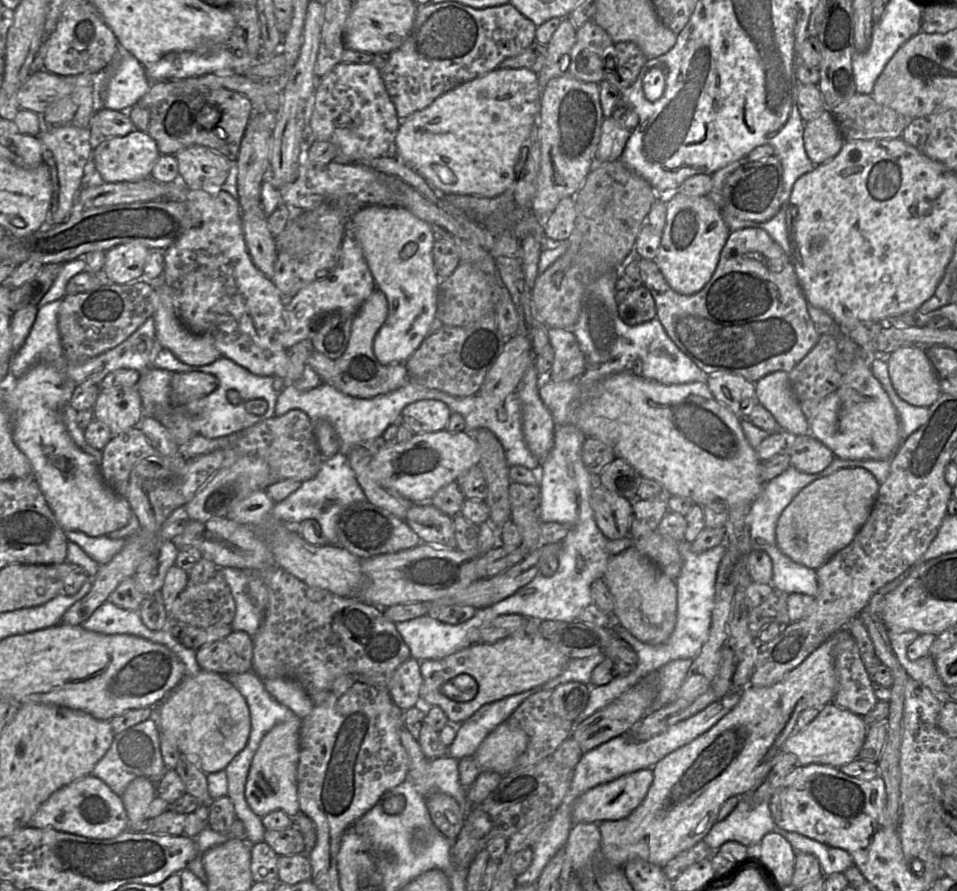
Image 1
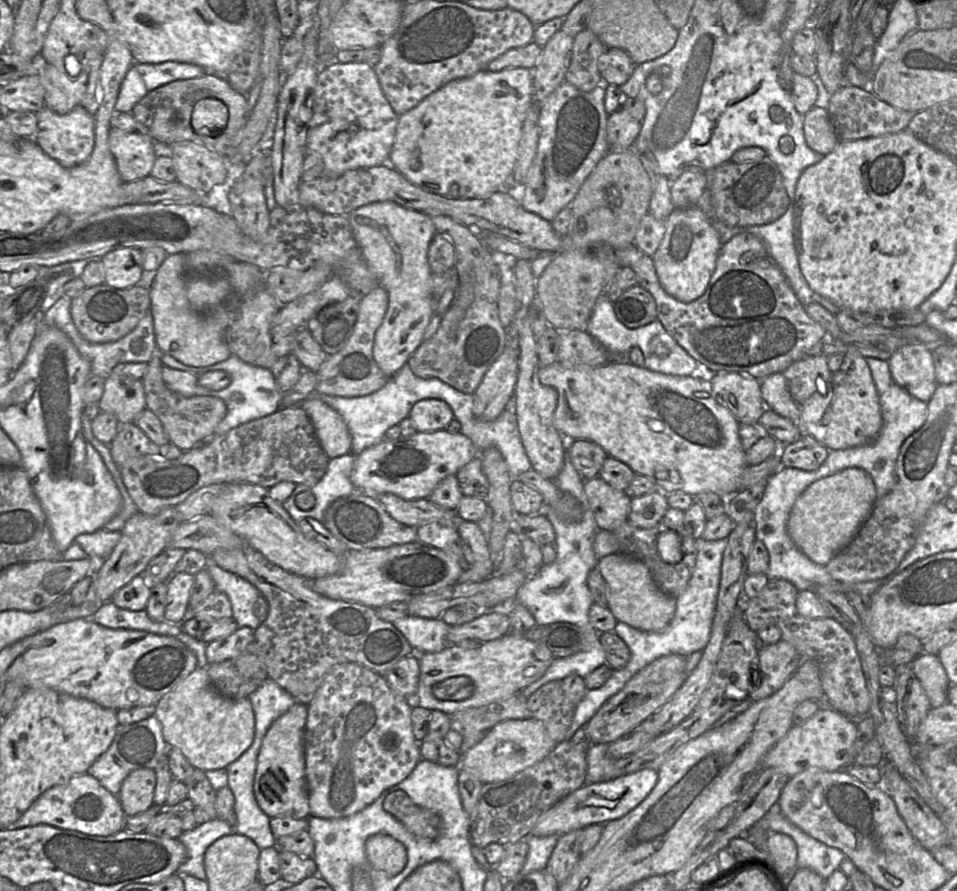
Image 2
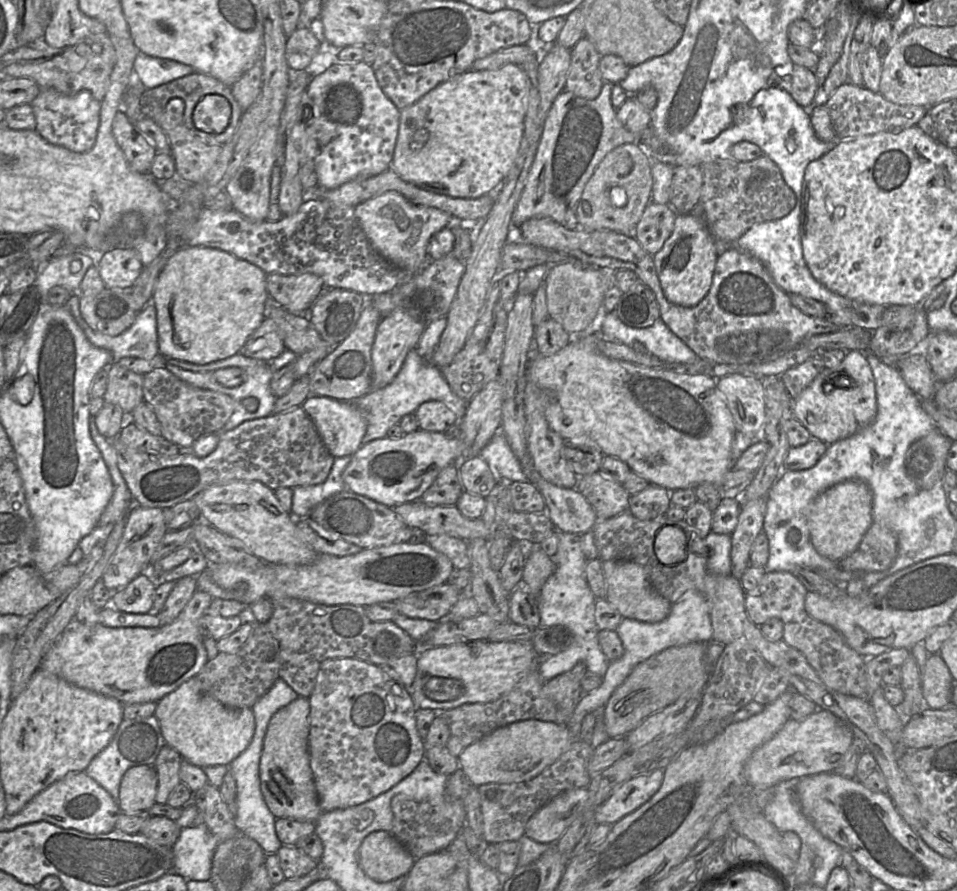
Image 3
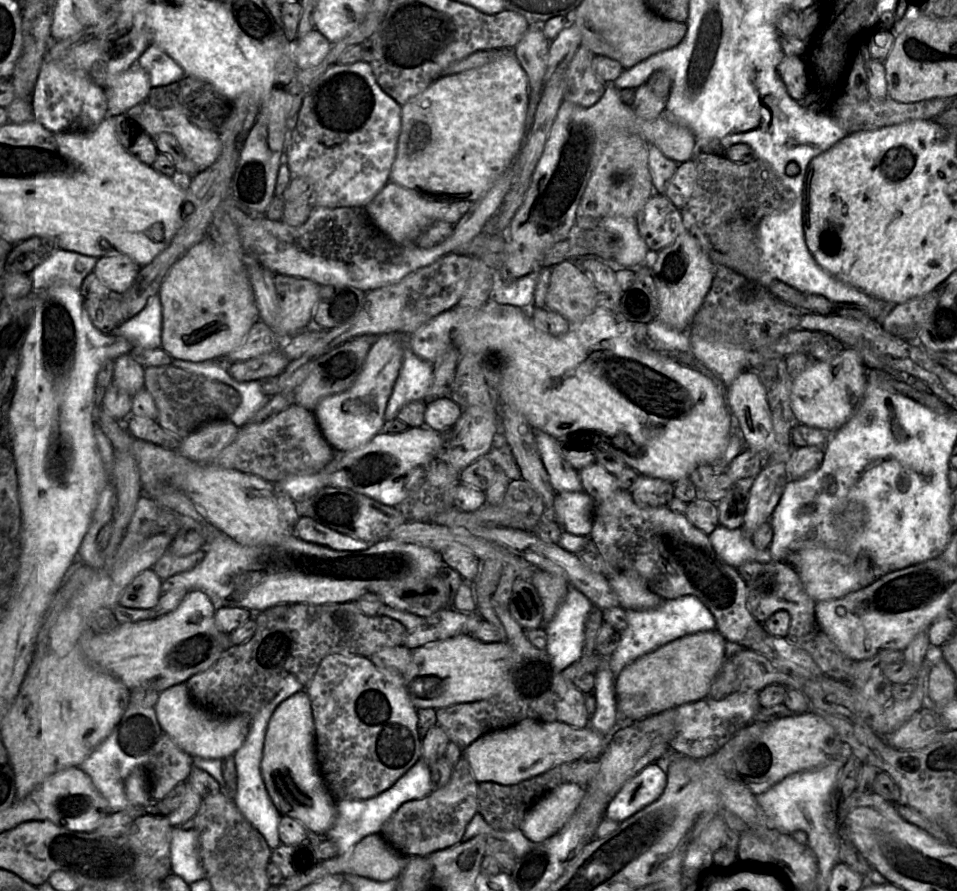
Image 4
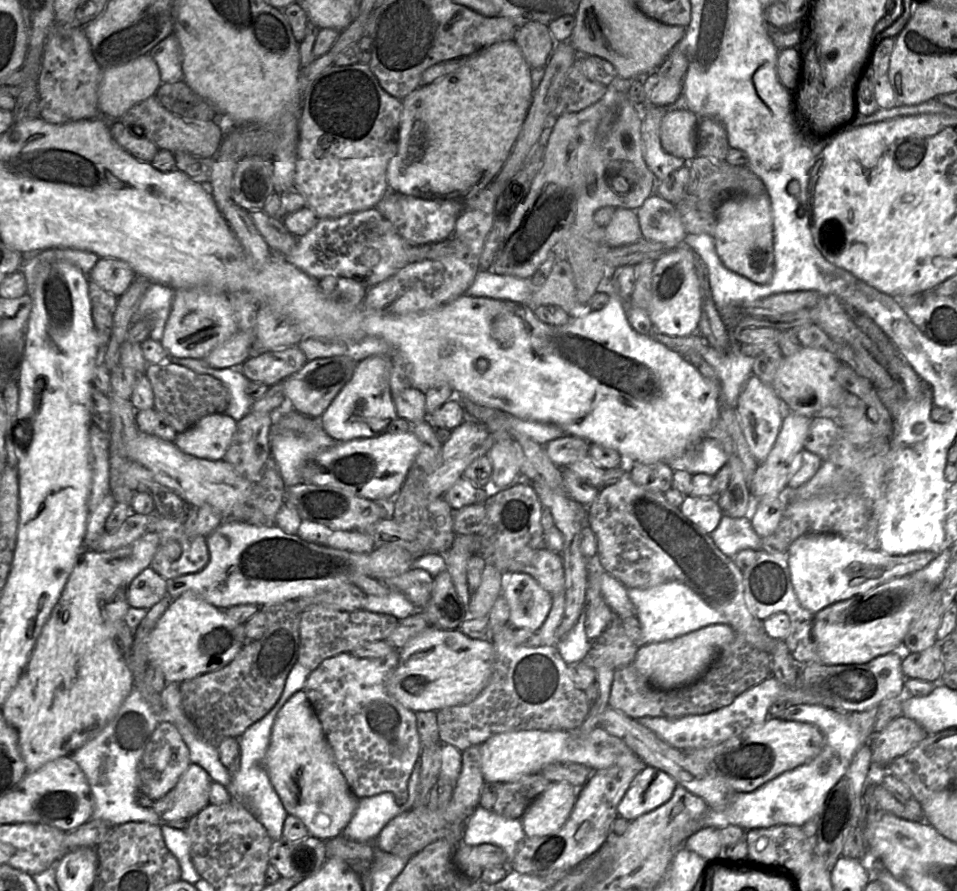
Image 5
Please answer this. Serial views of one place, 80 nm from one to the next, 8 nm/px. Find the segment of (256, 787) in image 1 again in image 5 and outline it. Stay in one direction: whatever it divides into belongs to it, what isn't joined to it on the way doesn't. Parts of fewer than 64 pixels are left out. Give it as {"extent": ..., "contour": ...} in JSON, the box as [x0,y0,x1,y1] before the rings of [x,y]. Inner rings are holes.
{"extent":[264,691,358,841],"contour":[[[304,691],[296,692],[278,712],[273,723],[264,767],[287,814],[299,818],[310,835],[325,841],[342,834],[357,808],[358,798],[351,792],[338,768],[321,723]]]}

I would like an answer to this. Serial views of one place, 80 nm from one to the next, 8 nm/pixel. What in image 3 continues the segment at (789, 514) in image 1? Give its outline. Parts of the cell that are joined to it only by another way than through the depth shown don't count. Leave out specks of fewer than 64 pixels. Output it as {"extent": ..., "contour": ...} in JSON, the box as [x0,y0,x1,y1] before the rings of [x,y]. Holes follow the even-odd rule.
{"extent":[808,479,873,561],"contour":[[[850,479],[831,486],[817,496],[808,518],[810,540],[816,551],[832,561],[839,561],[852,553],[873,523],[873,494],[869,485]]]}

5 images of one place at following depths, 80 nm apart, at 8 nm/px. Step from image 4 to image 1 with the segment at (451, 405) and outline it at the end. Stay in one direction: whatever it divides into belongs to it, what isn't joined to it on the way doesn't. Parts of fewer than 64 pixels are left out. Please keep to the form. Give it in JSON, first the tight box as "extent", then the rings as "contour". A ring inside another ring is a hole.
{"extent":[400,399,452,434],"contour":[[[425,399],[413,402],[401,412],[400,423],[405,424],[414,434],[437,432],[446,429],[452,412],[442,401],[435,399]]]}

